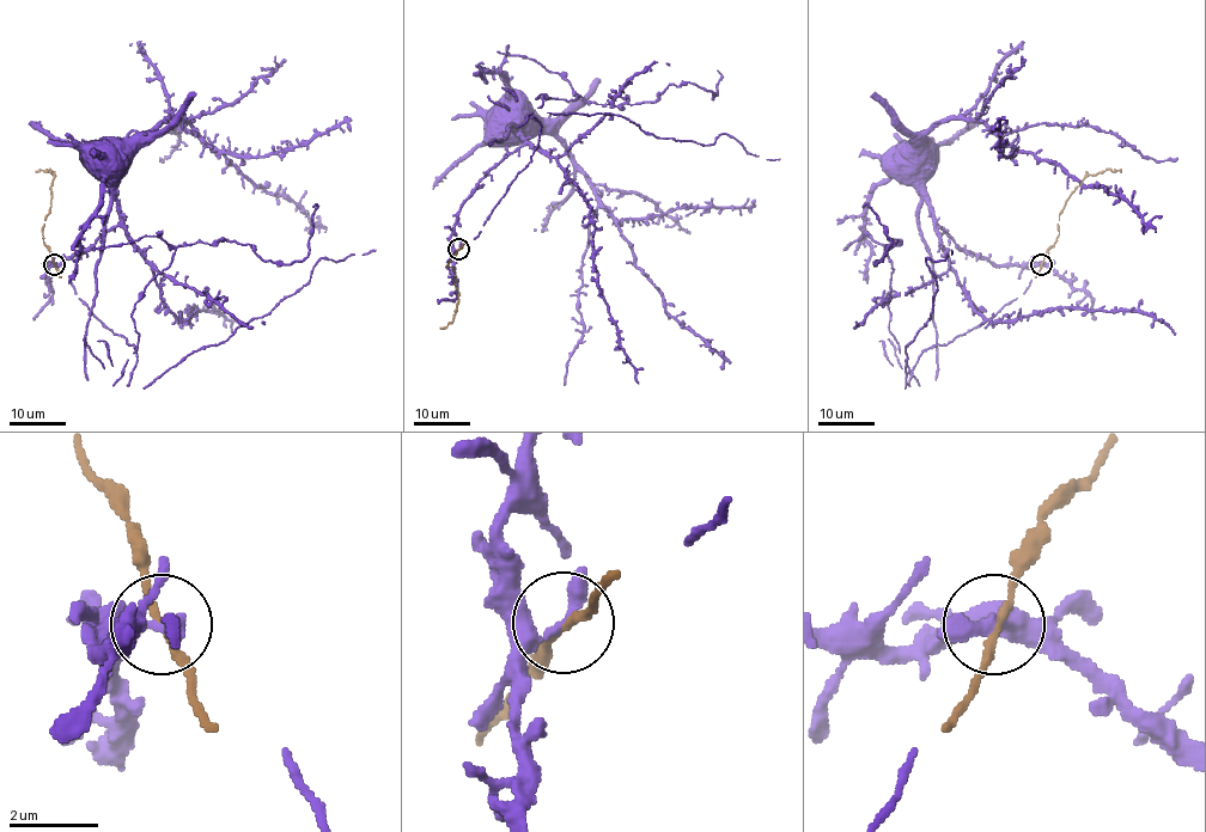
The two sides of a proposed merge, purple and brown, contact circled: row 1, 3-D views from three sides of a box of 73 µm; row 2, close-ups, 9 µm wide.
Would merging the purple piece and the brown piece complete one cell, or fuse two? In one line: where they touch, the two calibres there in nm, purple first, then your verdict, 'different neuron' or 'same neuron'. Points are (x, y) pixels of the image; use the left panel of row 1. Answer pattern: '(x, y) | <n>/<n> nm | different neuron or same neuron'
(54, 264) | 280/160 nm | same neuron

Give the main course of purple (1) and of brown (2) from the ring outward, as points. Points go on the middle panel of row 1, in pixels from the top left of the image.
1: (458, 249), (451, 240), (456, 213), (487, 173), (524, 142), (501, 106), (501, 102), (505, 104)
2: (458, 249), (446, 267), (455, 270), (458, 305), (454, 318), (439, 328)

